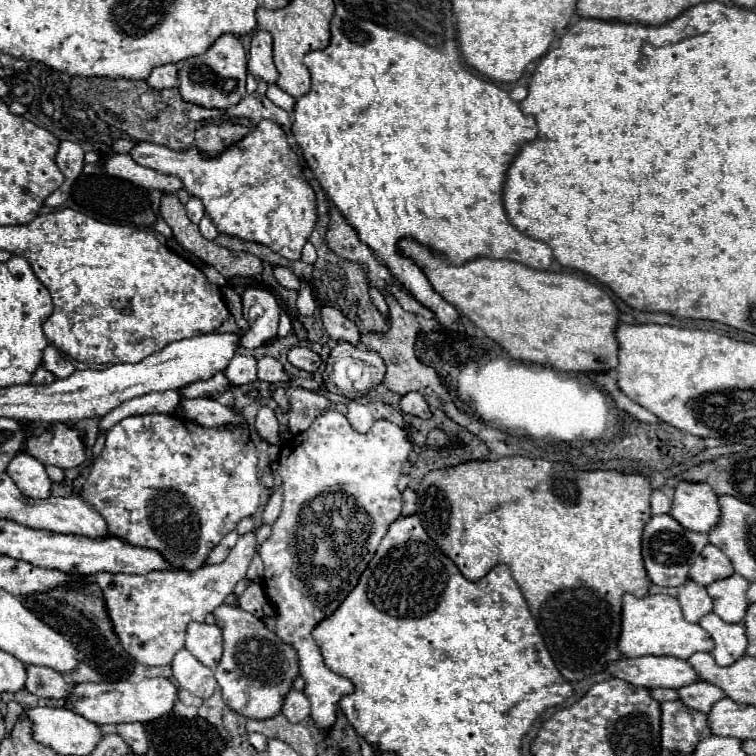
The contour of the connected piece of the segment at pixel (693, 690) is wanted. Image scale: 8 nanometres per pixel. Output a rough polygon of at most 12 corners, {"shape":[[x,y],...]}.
{"shape":[[704,680],[684,686],[680,700],[688,708],[710,712],[724,698],[718,686]]}

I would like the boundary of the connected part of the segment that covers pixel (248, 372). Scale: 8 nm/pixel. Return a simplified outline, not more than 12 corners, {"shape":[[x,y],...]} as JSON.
{"shape":[[236,354],[226,378],[234,386],[256,380],[256,358]]}

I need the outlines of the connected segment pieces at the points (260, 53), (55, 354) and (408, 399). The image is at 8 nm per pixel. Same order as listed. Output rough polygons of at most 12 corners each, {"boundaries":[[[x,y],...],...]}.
{"boundaries":[[[272,34],[252,36],[248,72],[264,82],[278,80],[272,60]],[[52,344],[44,348],[42,368],[68,378],[76,368]],[[418,392],[402,396],[404,414],[418,418],[432,416],[426,400]]]}

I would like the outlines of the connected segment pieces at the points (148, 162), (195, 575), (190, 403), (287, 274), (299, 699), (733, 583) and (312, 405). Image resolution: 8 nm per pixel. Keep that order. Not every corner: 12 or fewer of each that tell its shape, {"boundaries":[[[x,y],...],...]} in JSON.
{"boundaries":[[[260,120],[216,158],[138,142],[220,234],[300,260],[316,194]],[[256,534],[194,572],[98,574],[122,648],[166,666],[246,578]],[[182,398],[188,420],[202,426],[244,424],[212,398]],[[274,268],[274,276],[284,288],[298,290],[298,278],[292,270]],[[302,692],[286,694],[282,714],[292,724],[310,716]],[[740,574],[706,590],[724,622],[742,622],[748,580]],[[286,386],[290,432],[300,434],[328,400],[316,392]]]}

